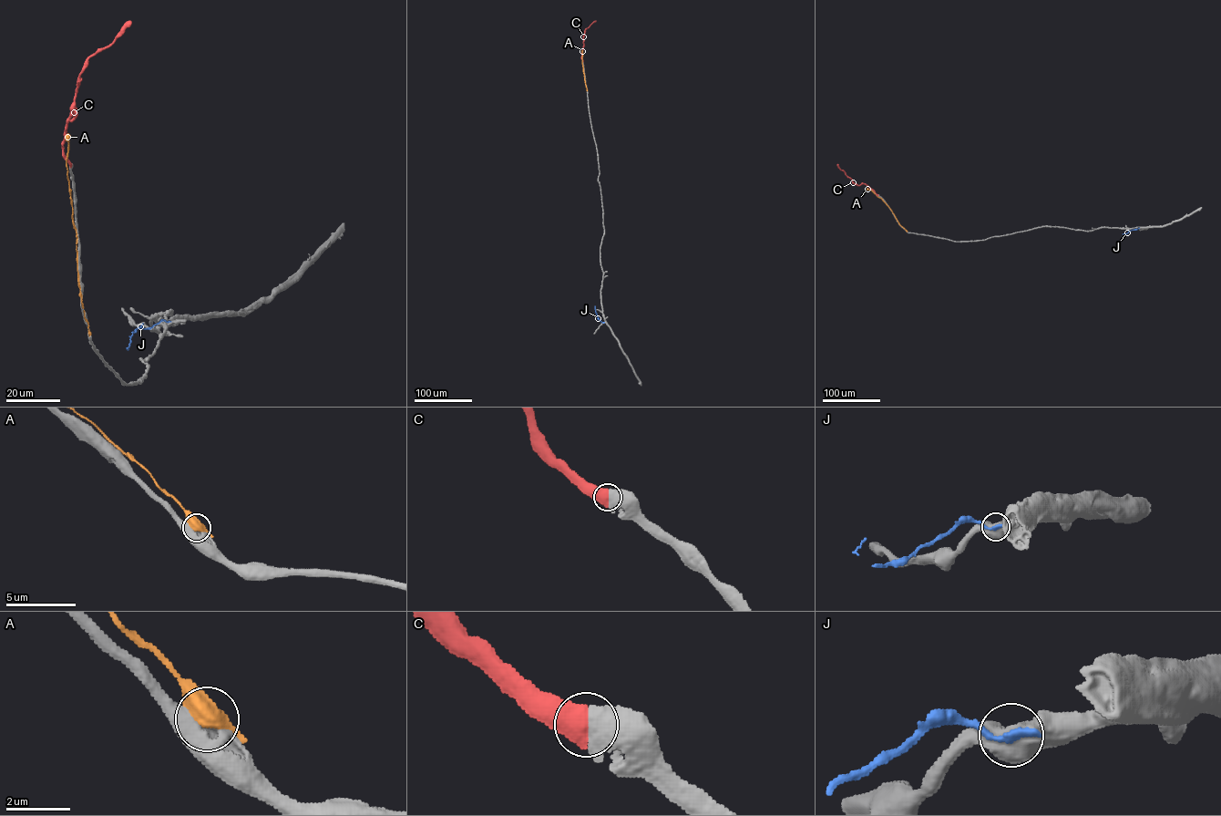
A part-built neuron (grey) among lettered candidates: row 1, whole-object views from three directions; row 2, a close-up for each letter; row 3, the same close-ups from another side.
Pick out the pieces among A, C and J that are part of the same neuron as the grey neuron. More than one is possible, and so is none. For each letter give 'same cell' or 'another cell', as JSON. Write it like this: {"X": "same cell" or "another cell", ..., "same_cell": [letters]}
{"A": "another cell", "C": "same cell", "J": "another cell", "same_cell": ["C"]}

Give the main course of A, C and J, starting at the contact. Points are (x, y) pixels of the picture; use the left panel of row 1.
A: (89, 334), (76, 268), (76, 230), (66, 174), (66, 138)
C: (71, 165), (63, 145), (72, 111), (74, 117), (71, 119), (78, 76), (89, 57), (107, 46), (130, 21)
J: (168, 321), (137, 328), (128, 348)

